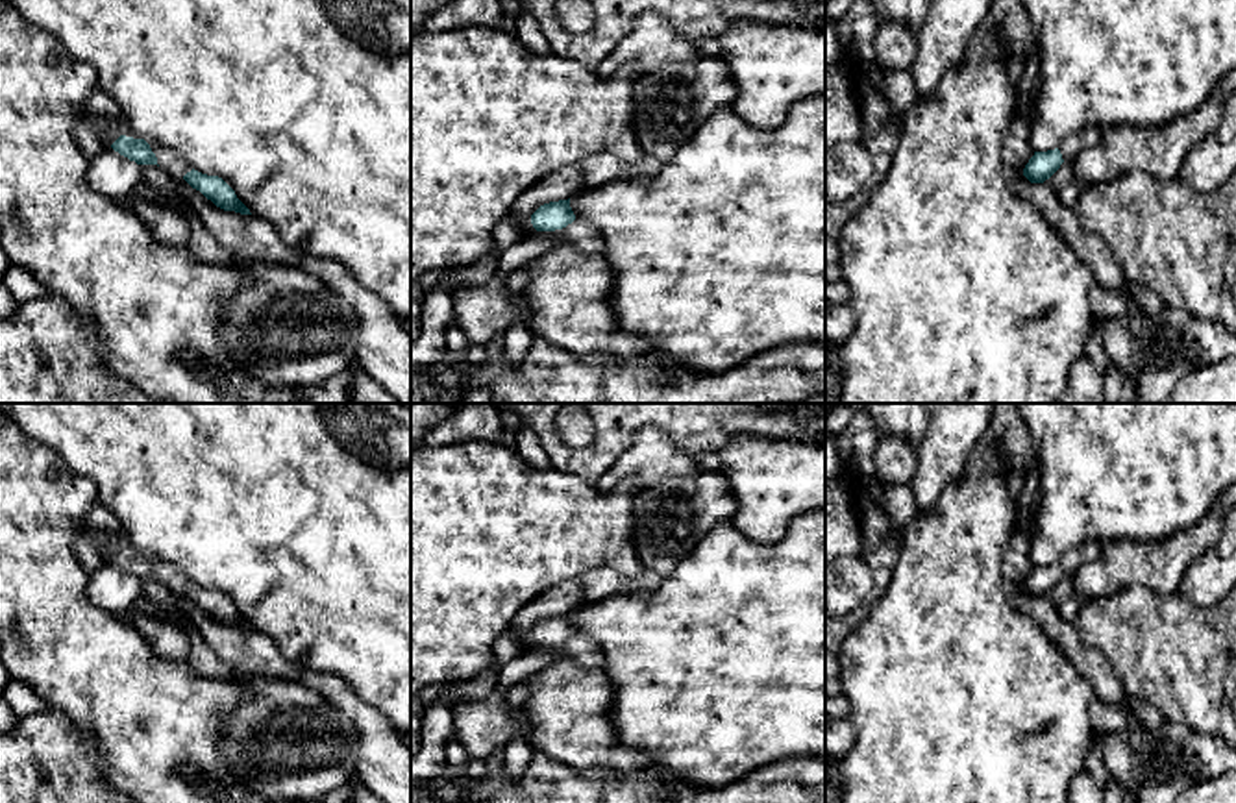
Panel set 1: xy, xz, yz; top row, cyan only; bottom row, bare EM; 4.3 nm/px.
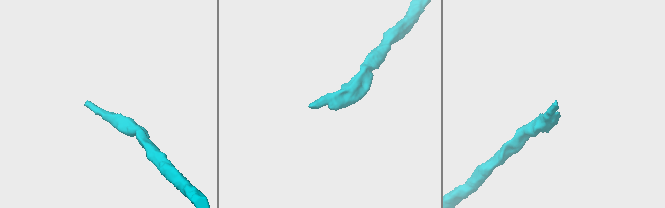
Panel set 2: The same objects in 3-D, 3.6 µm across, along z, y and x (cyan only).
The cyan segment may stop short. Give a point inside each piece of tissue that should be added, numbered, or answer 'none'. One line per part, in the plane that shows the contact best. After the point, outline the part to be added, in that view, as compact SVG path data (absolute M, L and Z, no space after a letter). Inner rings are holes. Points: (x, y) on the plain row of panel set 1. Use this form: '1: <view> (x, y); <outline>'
1: xz (580, 648); M574 635L562 644L555 646L537 646L535 649L551 649L561 659L574 659L587 668L601 668L601 649L596 642L583 635Z

